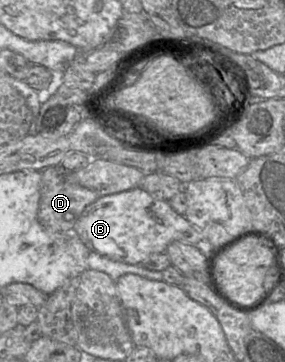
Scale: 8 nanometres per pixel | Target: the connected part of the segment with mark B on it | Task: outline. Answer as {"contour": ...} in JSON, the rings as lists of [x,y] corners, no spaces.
{"contour":[[[141,187],[99,197],[83,210],[73,231],[90,250],[128,264],[142,264],[151,255],[166,252],[167,246],[174,241],[197,245],[204,240],[203,235],[175,212],[168,201],[154,198]]]}

